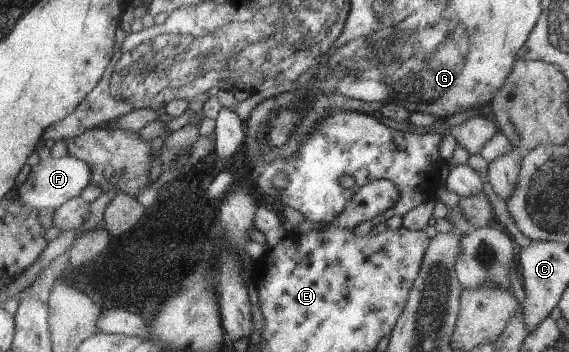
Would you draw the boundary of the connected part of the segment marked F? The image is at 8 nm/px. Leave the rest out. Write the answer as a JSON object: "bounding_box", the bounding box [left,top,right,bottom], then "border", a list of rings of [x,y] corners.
{"bounding_box":[17,154,91,212],"border":[[[68,154],[63,157],[50,156],[31,167],[26,181],[17,187],[17,200],[21,206],[37,212],[43,209],[55,210],[65,201],[79,196],[80,192],[90,184],[90,178],[91,167],[86,162]]]}

